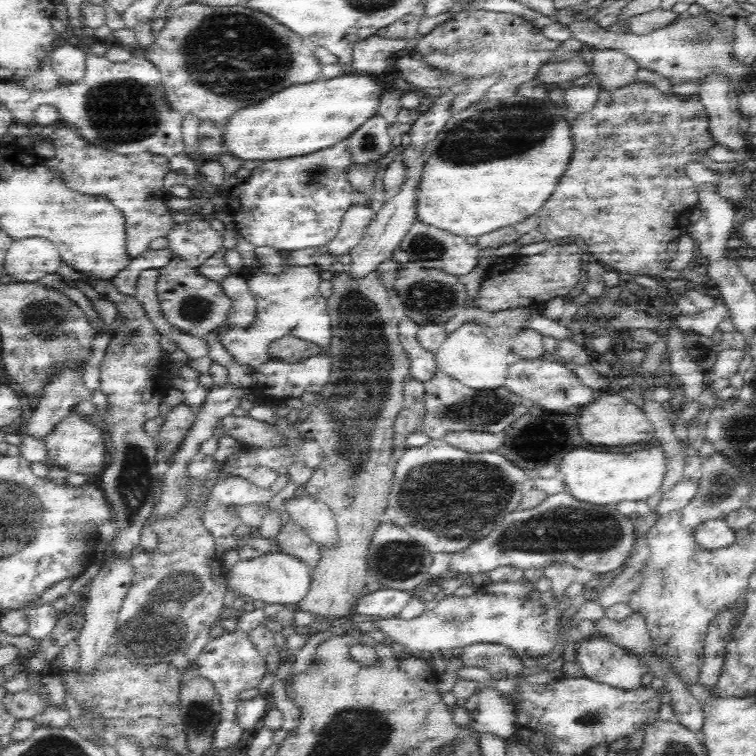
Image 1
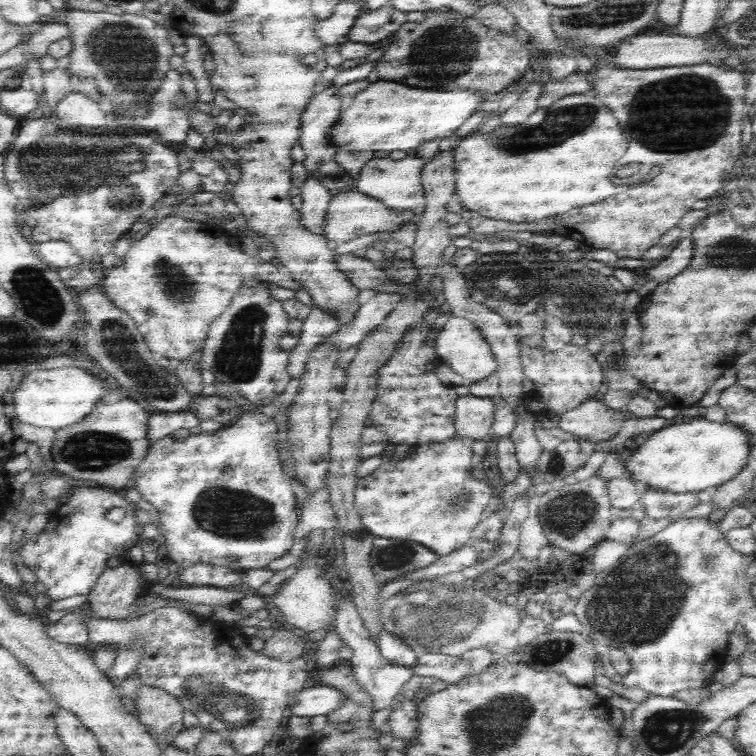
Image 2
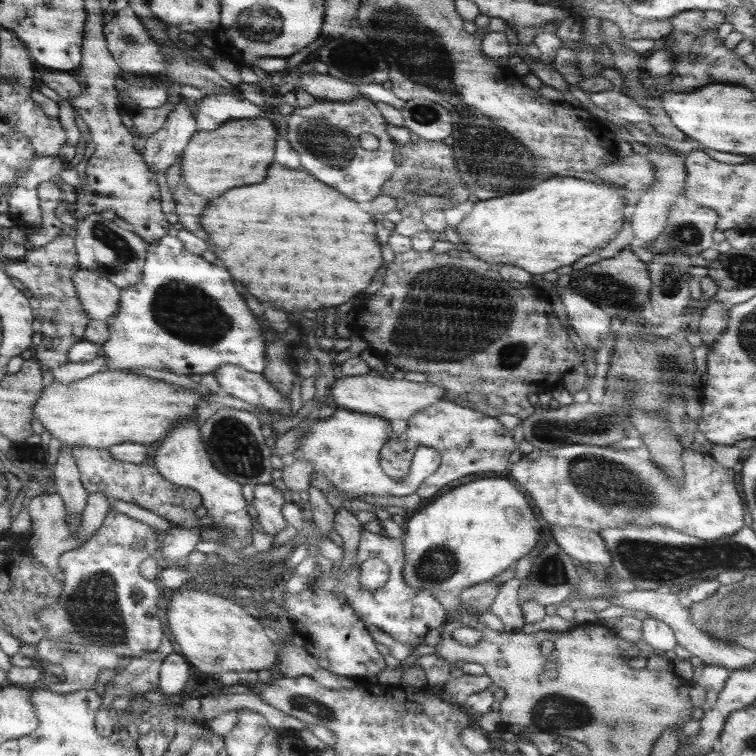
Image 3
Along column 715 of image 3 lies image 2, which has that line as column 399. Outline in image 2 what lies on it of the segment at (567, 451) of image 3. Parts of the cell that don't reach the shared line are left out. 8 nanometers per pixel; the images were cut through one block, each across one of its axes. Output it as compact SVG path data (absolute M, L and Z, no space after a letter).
M459 437L438 445L416 446L410 458L396 464L381 465L370 475L359 478L354 505L363 528L373 538L413 540L433 550L439 557L460 550L494 502L492 486L468 475L476 458L471 450L472 443L470 439Z

